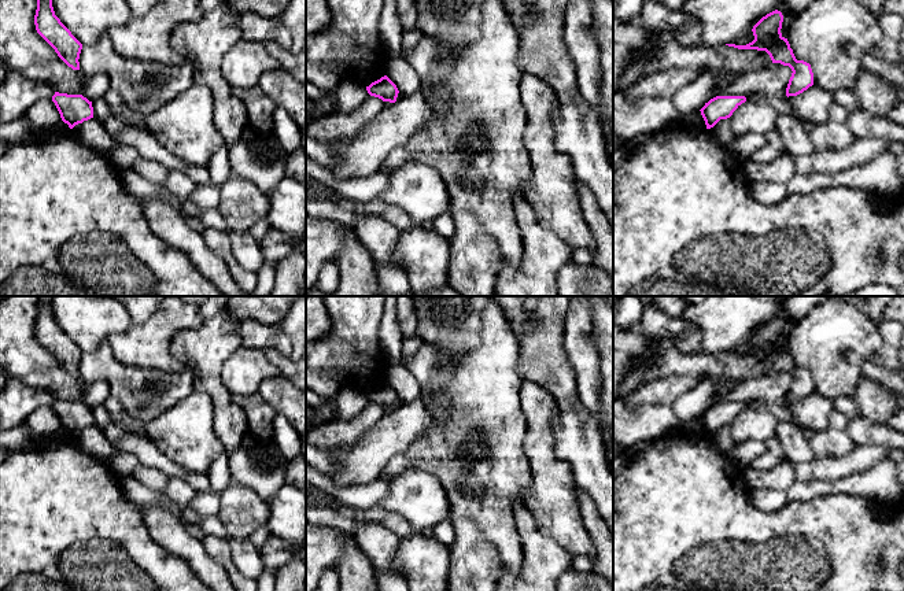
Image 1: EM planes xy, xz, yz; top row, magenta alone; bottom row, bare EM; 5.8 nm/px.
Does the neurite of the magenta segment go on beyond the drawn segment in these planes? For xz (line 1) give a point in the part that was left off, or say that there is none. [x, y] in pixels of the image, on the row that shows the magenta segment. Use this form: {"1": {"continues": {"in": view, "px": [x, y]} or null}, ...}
{"1": {"continues": null}}

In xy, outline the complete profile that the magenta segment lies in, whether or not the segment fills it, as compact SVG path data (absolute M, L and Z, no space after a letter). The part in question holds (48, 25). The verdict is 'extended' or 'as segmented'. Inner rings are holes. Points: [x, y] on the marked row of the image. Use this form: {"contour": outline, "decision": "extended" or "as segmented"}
{"contour": "M37 0L34 15L37 33L55 49L58 56L73 70L80 70L82 44L55 15L52 0Z", "decision": "as segmented"}

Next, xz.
{"contour": "M387 75L372 82L369 86L366 86L366 91L370 96L390 103L395 103L399 93L396 85Z", "decision": "as segmented"}

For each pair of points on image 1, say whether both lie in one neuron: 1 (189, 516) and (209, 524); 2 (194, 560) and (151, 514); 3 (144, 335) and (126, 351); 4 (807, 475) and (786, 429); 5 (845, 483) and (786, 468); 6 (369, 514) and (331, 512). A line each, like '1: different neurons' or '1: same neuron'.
1: same neuron
2: same neuron
3: same neuron
4: different neurons
5: different neurons
6: same neuron

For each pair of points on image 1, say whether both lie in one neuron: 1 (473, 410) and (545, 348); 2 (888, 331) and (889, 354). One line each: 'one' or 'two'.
1: two
2: one

